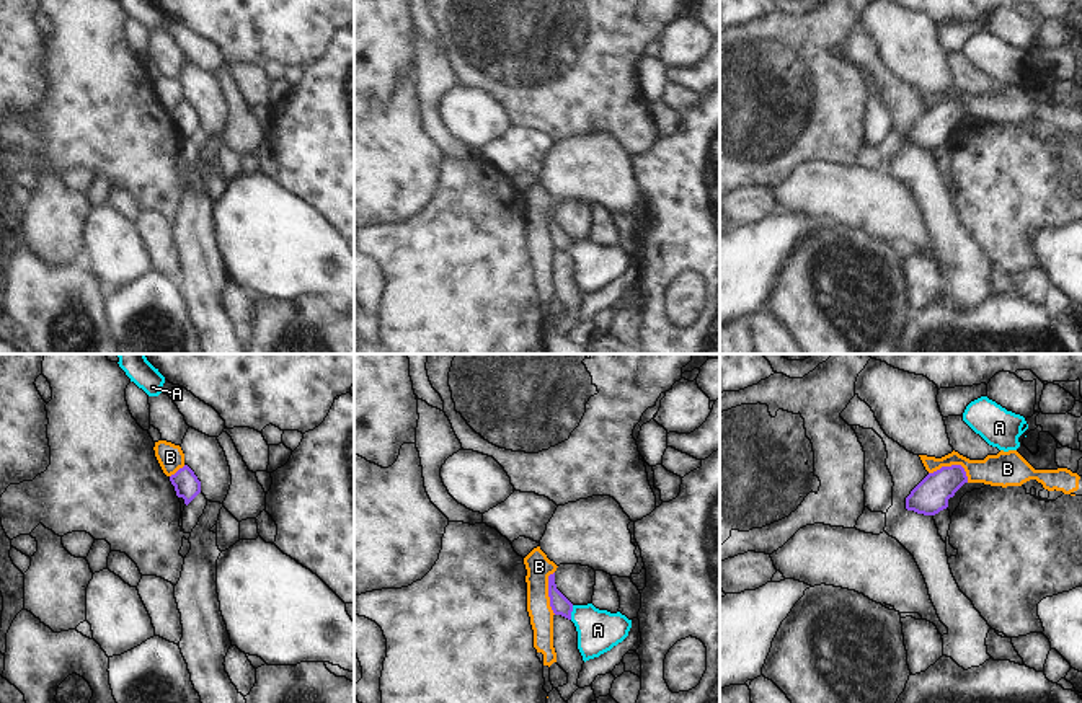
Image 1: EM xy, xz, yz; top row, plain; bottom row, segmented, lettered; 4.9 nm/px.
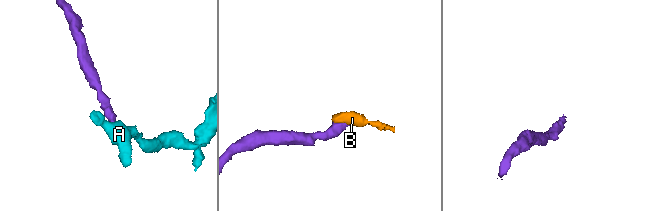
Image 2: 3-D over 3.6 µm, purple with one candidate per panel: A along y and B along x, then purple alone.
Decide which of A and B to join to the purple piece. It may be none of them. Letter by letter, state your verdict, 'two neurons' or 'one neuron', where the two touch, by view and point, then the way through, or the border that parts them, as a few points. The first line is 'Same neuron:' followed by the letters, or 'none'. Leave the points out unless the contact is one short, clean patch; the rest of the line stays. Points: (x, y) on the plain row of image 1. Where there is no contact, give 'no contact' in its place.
Same neuron: A
A: one neuron; contact xz (572, 245); way xz (560, 240), (572, 245), (583, 250), (598, 265)
B: two neurons; contact yz (953, 100); border yz (929, 108), (942, 101), (960, 100), (968, 116)

